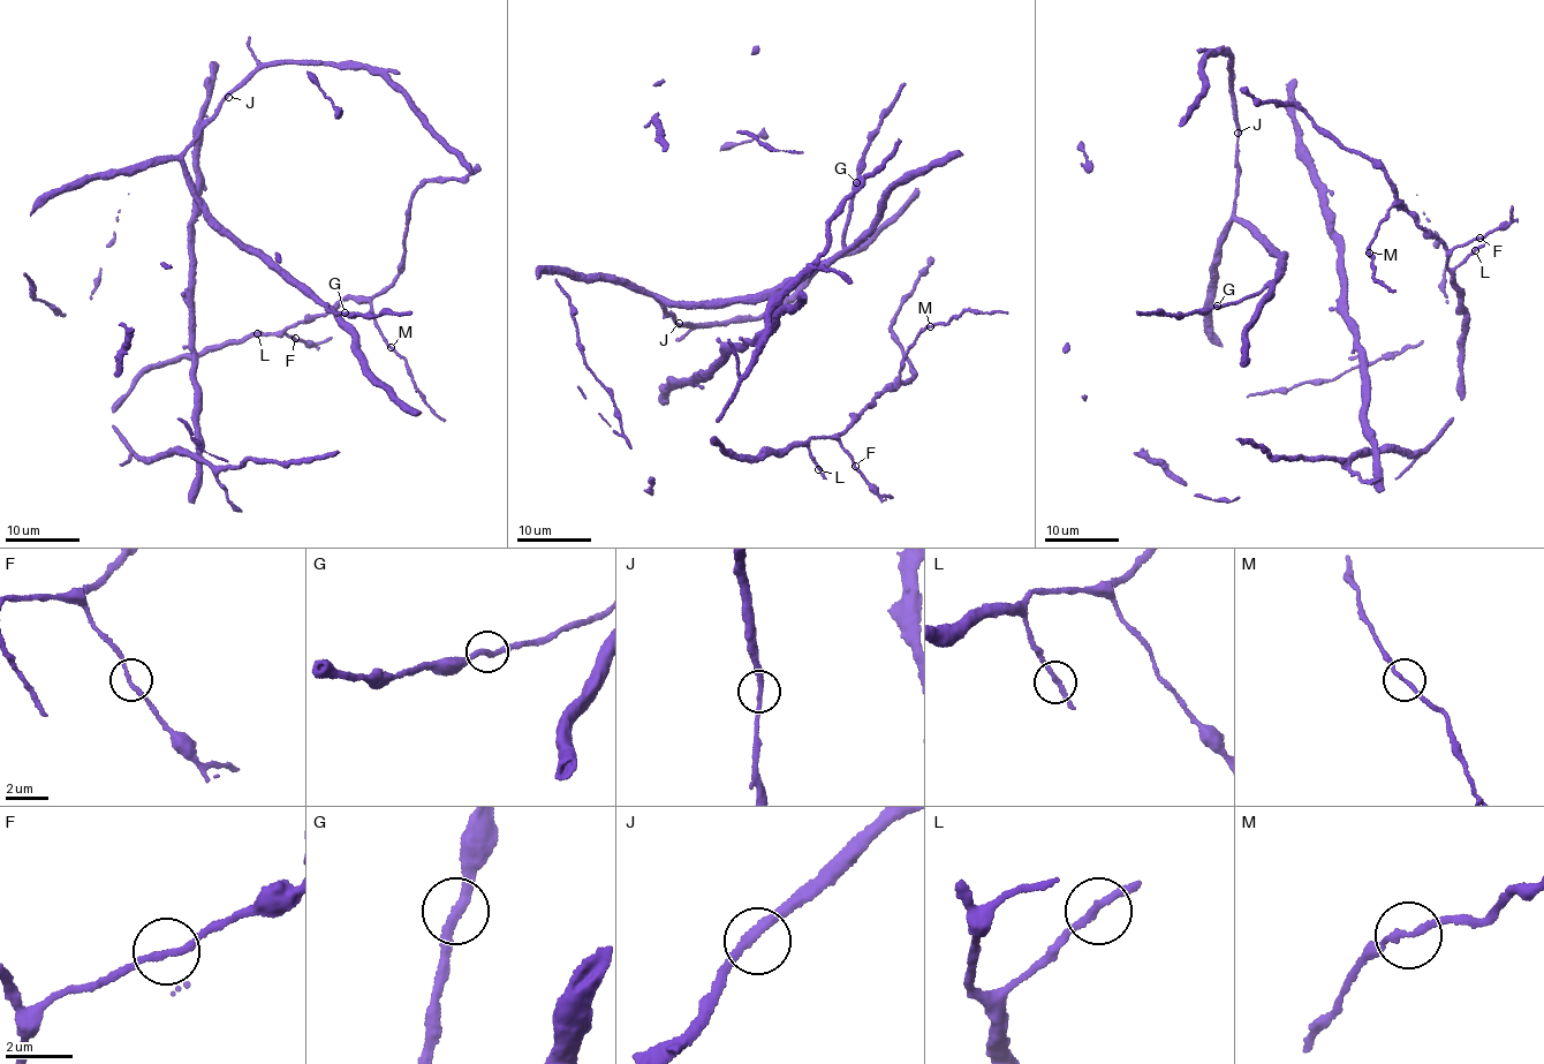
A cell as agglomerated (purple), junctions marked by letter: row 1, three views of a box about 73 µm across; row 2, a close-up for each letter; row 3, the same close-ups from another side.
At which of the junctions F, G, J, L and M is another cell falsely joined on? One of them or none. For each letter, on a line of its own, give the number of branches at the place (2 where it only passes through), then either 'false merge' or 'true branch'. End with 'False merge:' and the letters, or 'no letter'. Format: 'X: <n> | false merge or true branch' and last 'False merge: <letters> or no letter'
F: 2 | true branch
G: 2 | true branch
J: 2 | true branch
L: 2 | true branch
M: 2 | false merge
False merge: M

